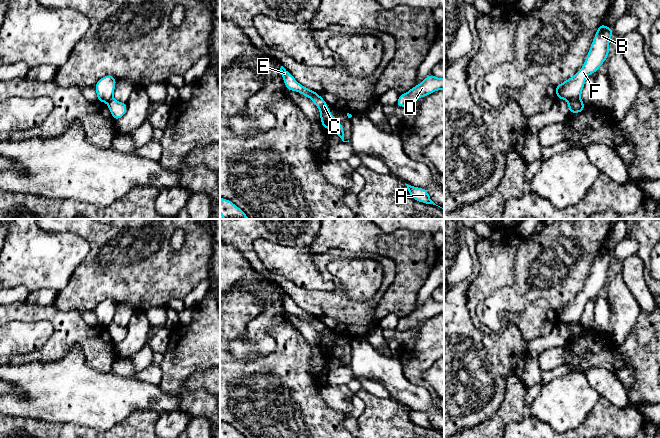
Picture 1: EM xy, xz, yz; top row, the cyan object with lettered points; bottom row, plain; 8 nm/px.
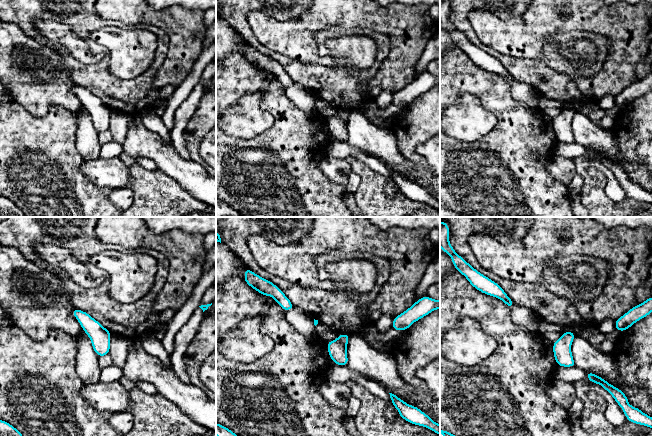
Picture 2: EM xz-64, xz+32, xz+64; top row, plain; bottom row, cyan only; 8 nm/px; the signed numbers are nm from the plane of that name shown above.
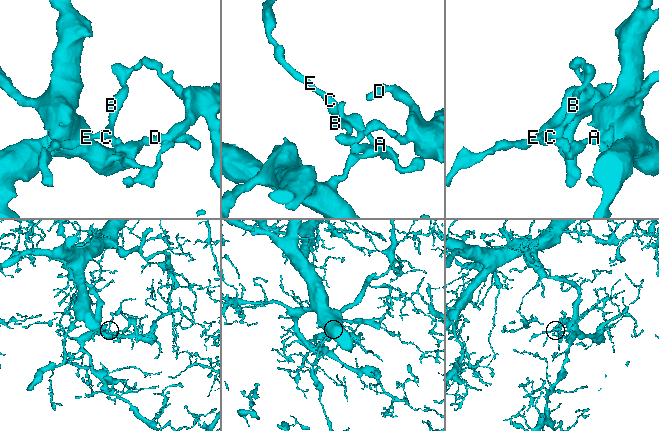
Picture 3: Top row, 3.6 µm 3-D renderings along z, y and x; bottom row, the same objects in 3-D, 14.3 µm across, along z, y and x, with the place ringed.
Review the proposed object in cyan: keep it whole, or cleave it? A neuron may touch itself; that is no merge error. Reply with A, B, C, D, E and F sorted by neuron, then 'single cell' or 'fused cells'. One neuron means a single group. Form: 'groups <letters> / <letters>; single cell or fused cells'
groups A / B C D E F; fused cells

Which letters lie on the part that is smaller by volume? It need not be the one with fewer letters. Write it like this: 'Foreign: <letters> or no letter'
Foreign: B, C, D, E, F

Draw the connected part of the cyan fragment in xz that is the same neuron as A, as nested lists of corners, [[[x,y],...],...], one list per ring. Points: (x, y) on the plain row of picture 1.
[[[406,408],[410,420],[418,426],[436,429],[430,422],[426,413]]]

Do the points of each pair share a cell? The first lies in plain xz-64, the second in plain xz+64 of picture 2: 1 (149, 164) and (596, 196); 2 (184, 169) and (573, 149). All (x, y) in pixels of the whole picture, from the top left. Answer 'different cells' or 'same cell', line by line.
1: different cells
2: different cells

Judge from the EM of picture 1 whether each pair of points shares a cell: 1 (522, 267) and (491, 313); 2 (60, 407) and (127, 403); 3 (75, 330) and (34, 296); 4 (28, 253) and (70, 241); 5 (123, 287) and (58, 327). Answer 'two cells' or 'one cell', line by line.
1: one cell
2: one cell
3: two cells
4: one cell
5: two cells

